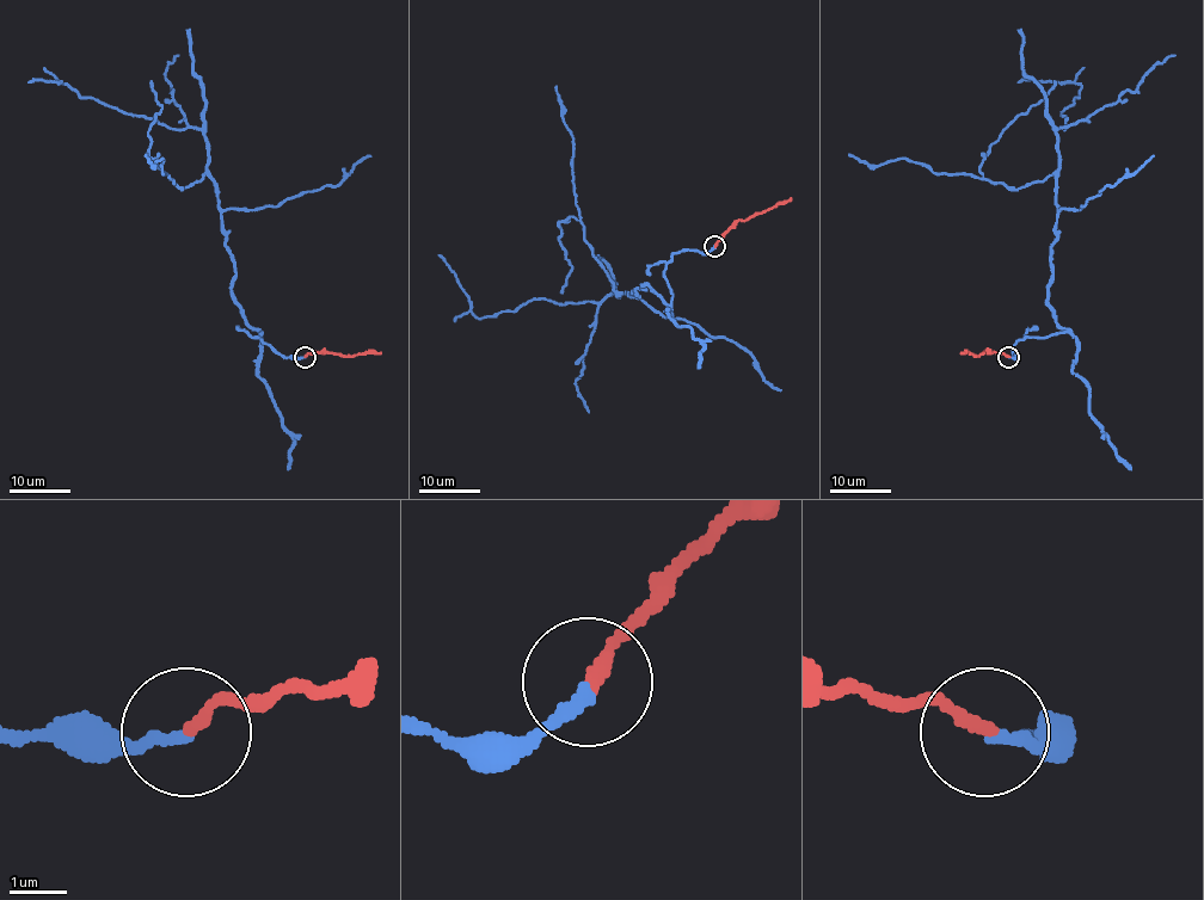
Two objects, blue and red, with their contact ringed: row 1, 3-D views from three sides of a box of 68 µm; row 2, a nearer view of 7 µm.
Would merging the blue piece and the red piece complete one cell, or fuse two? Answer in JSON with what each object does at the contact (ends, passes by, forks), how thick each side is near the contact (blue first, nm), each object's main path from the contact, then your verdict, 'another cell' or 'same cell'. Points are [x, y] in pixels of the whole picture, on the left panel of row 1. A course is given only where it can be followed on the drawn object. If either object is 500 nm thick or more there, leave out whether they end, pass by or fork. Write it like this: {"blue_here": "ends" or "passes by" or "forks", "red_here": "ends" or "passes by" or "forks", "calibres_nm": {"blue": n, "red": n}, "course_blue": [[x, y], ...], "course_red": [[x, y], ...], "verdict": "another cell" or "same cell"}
{"blue_here": "ends", "red_here": "ends", "calibres_nm": {"blue": 220, "red": 240}, "course_blue": [[303, 356], [253, 337], [262, 333], [232, 291], [206, 134], [28, 81]], "course_red": [[303, 356], [317, 351], [354, 356], [381, 351]], "verdict": "same cell"}

